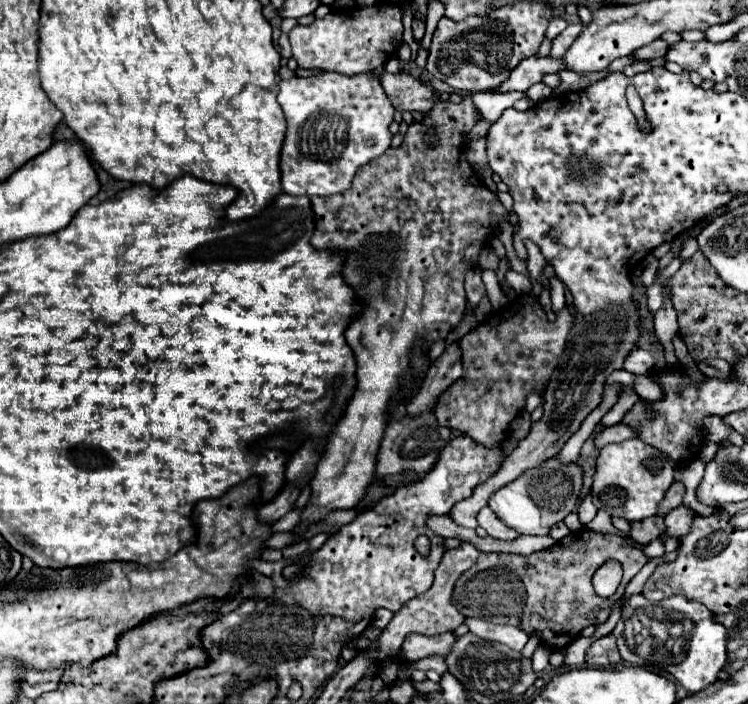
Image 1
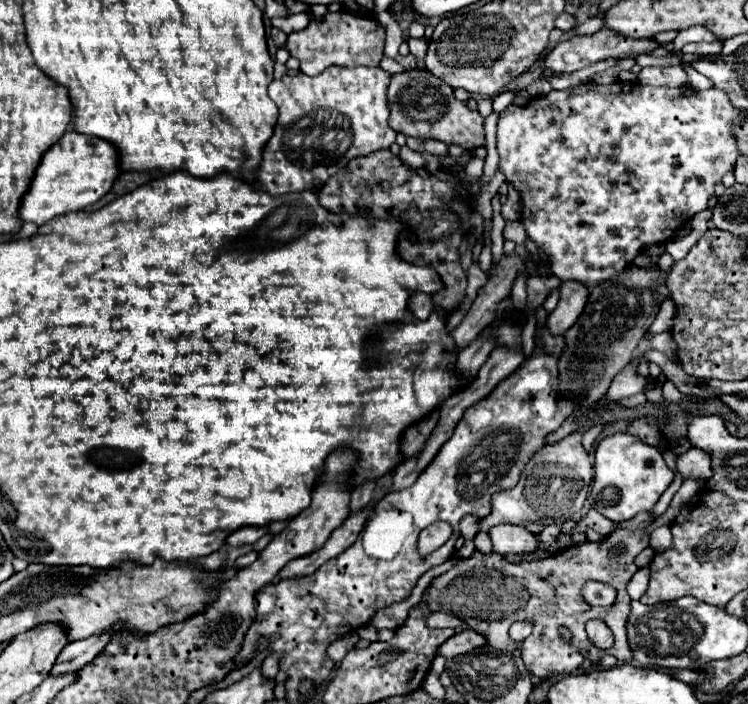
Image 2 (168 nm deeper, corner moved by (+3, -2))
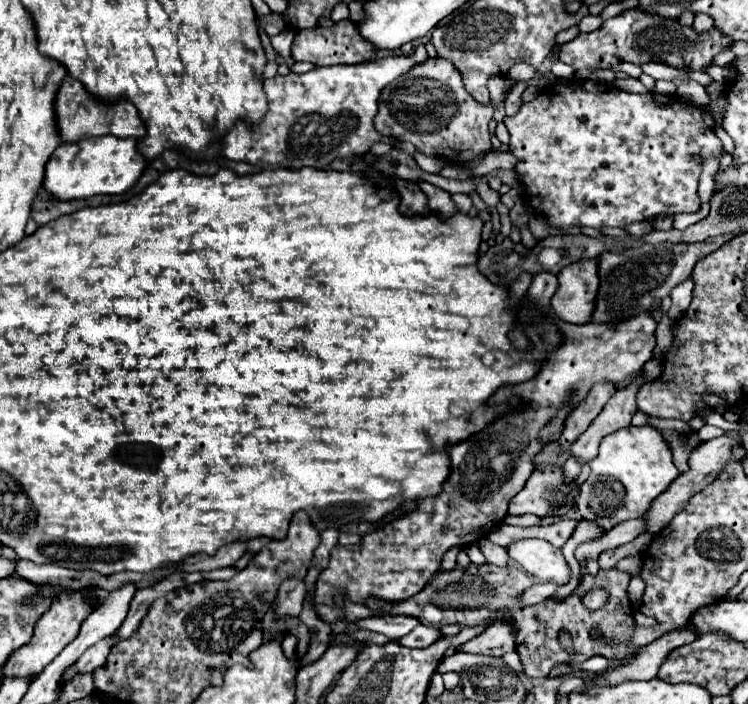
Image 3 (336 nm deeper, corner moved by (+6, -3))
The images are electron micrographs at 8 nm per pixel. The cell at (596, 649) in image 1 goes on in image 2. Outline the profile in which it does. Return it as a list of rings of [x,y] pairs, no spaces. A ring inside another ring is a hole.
[[[617,530],[599,544],[577,544],[555,558],[537,562],[507,562],[507,566],[503,566],[501,570],[489,570],[489,562],[485,564],[485,554],[475,552],[471,558],[457,562],[449,572],[435,578],[429,590],[425,592],[425,602],[433,612],[453,614],[467,622],[467,626],[471,626],[479,634],[485,634],[491,648],[499,652],[519,650],[527,670],[541,680],[575,672],[583,660],[579,650],[587,650],[592,662],[601,660],[605,654],[615,656],[619,662],[631,662],[631,646],[627,640],[627,618],[631,612],[631,598],[625,592],[625,586],[637,572],[633,560],[645,546],[645,534],[639,534],[639,530],[635,530],[633,536],[629,534],[629,530]],[[613,548],[621,548],[623,552],[613,554]],[[587,580],[607,582],[615,586],[619,590],[615,606],[587,606],[579,594]],[[591,618],[605,618],[605,624],[613,630],[615,644],[609,650],[599,650],[589,642],[585,634],[585,622]],[[513,620],[533,620],[533,634],[523,642],[505,640],[505,632],[509,630]],[[559,626],[567,626],[573,632],[573,646],[567,646],[561,640]]]

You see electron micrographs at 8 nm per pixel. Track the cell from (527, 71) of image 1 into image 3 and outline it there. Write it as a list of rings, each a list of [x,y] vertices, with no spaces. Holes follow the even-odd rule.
[[[628,9],[612,19],[606,19],[600,29],[590,33],[580,33],[572,41],[562,45],[560,61],[572,65],[576,71],[580,69],[608,69],[620,61],[642,65],[646,61],[666,63],[678,69],[702,69],[712,63],[720,51],[724,51],[732,41],[724,39],[720,31],[710,29],[704,35],[696,35],[692,27],[680,27],[680,23],[672,23],[668,19],[660,19],[660,15],[646,15],[646,11]]]

